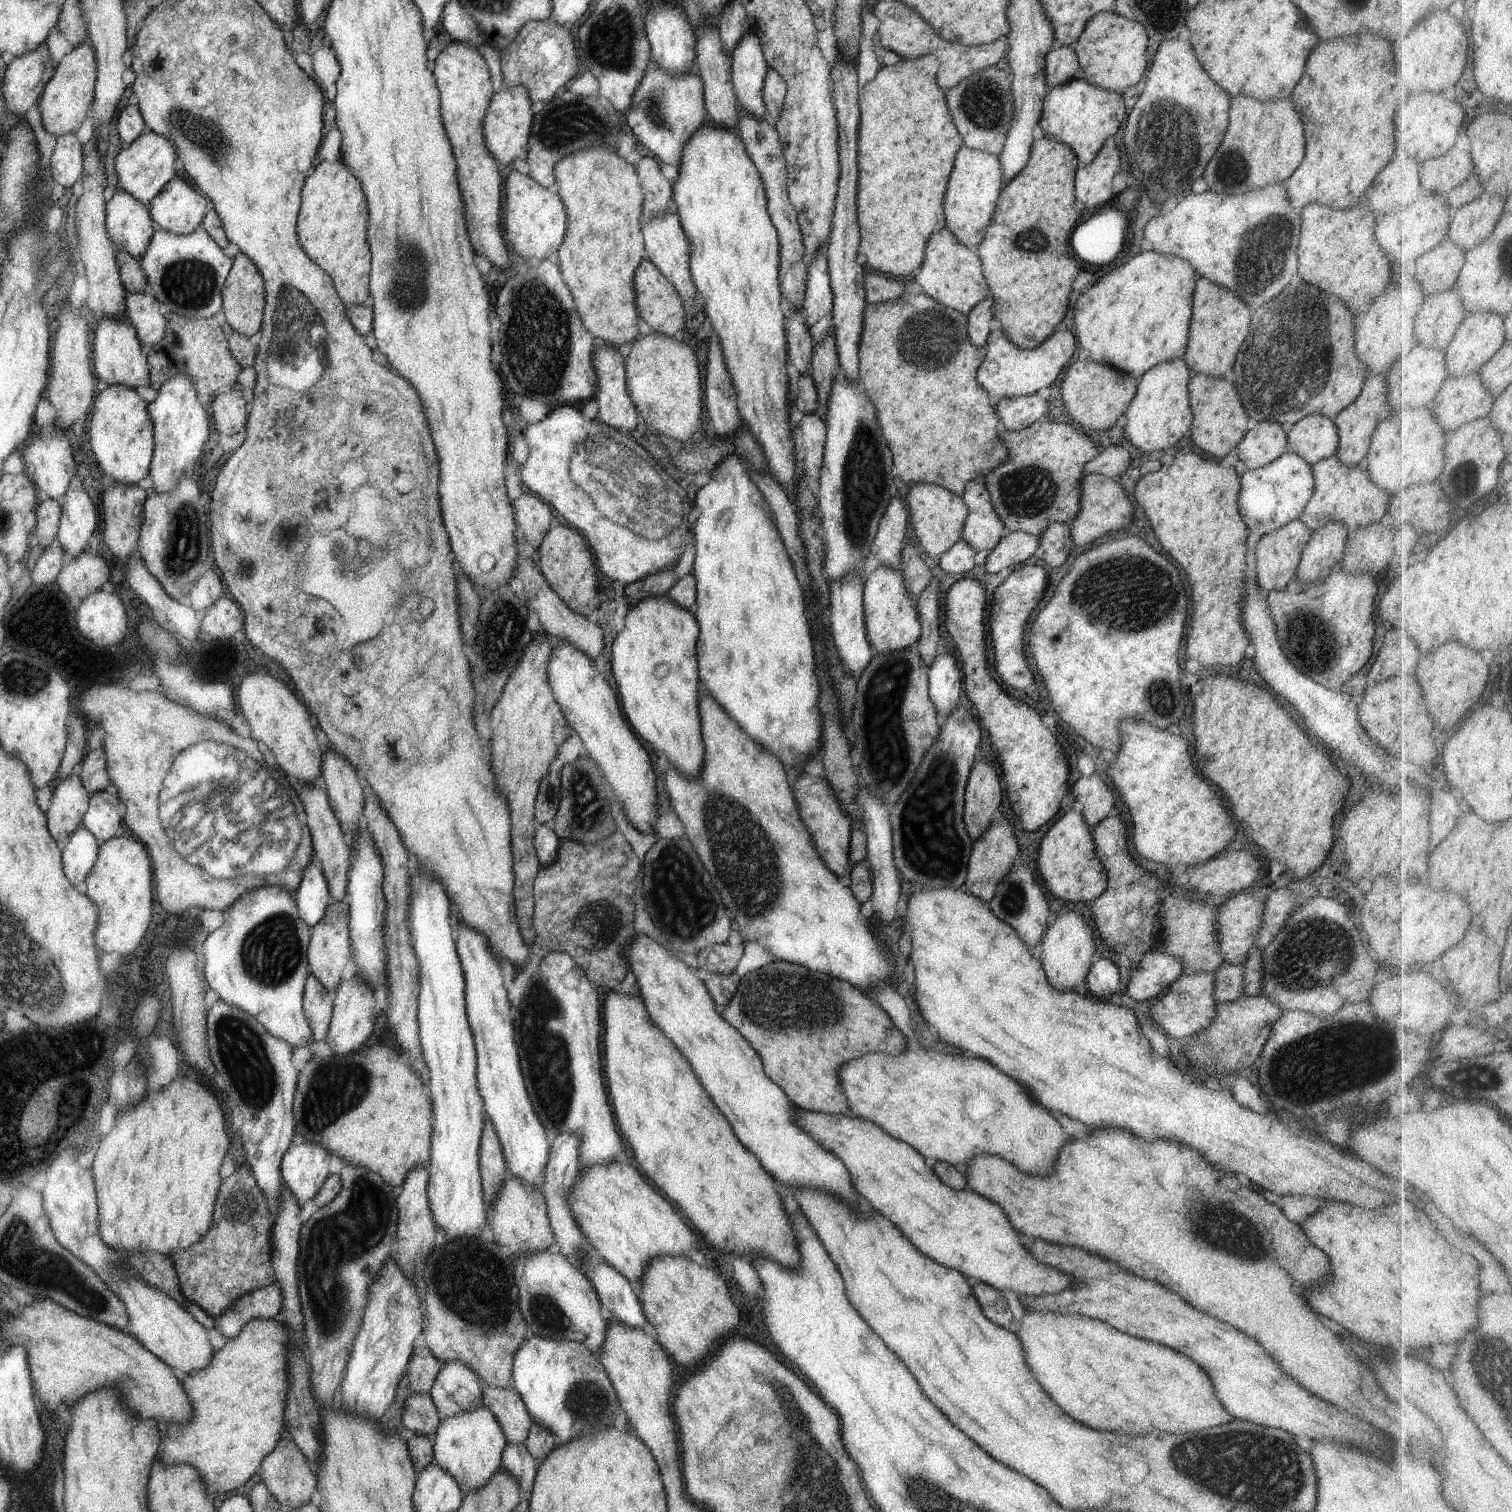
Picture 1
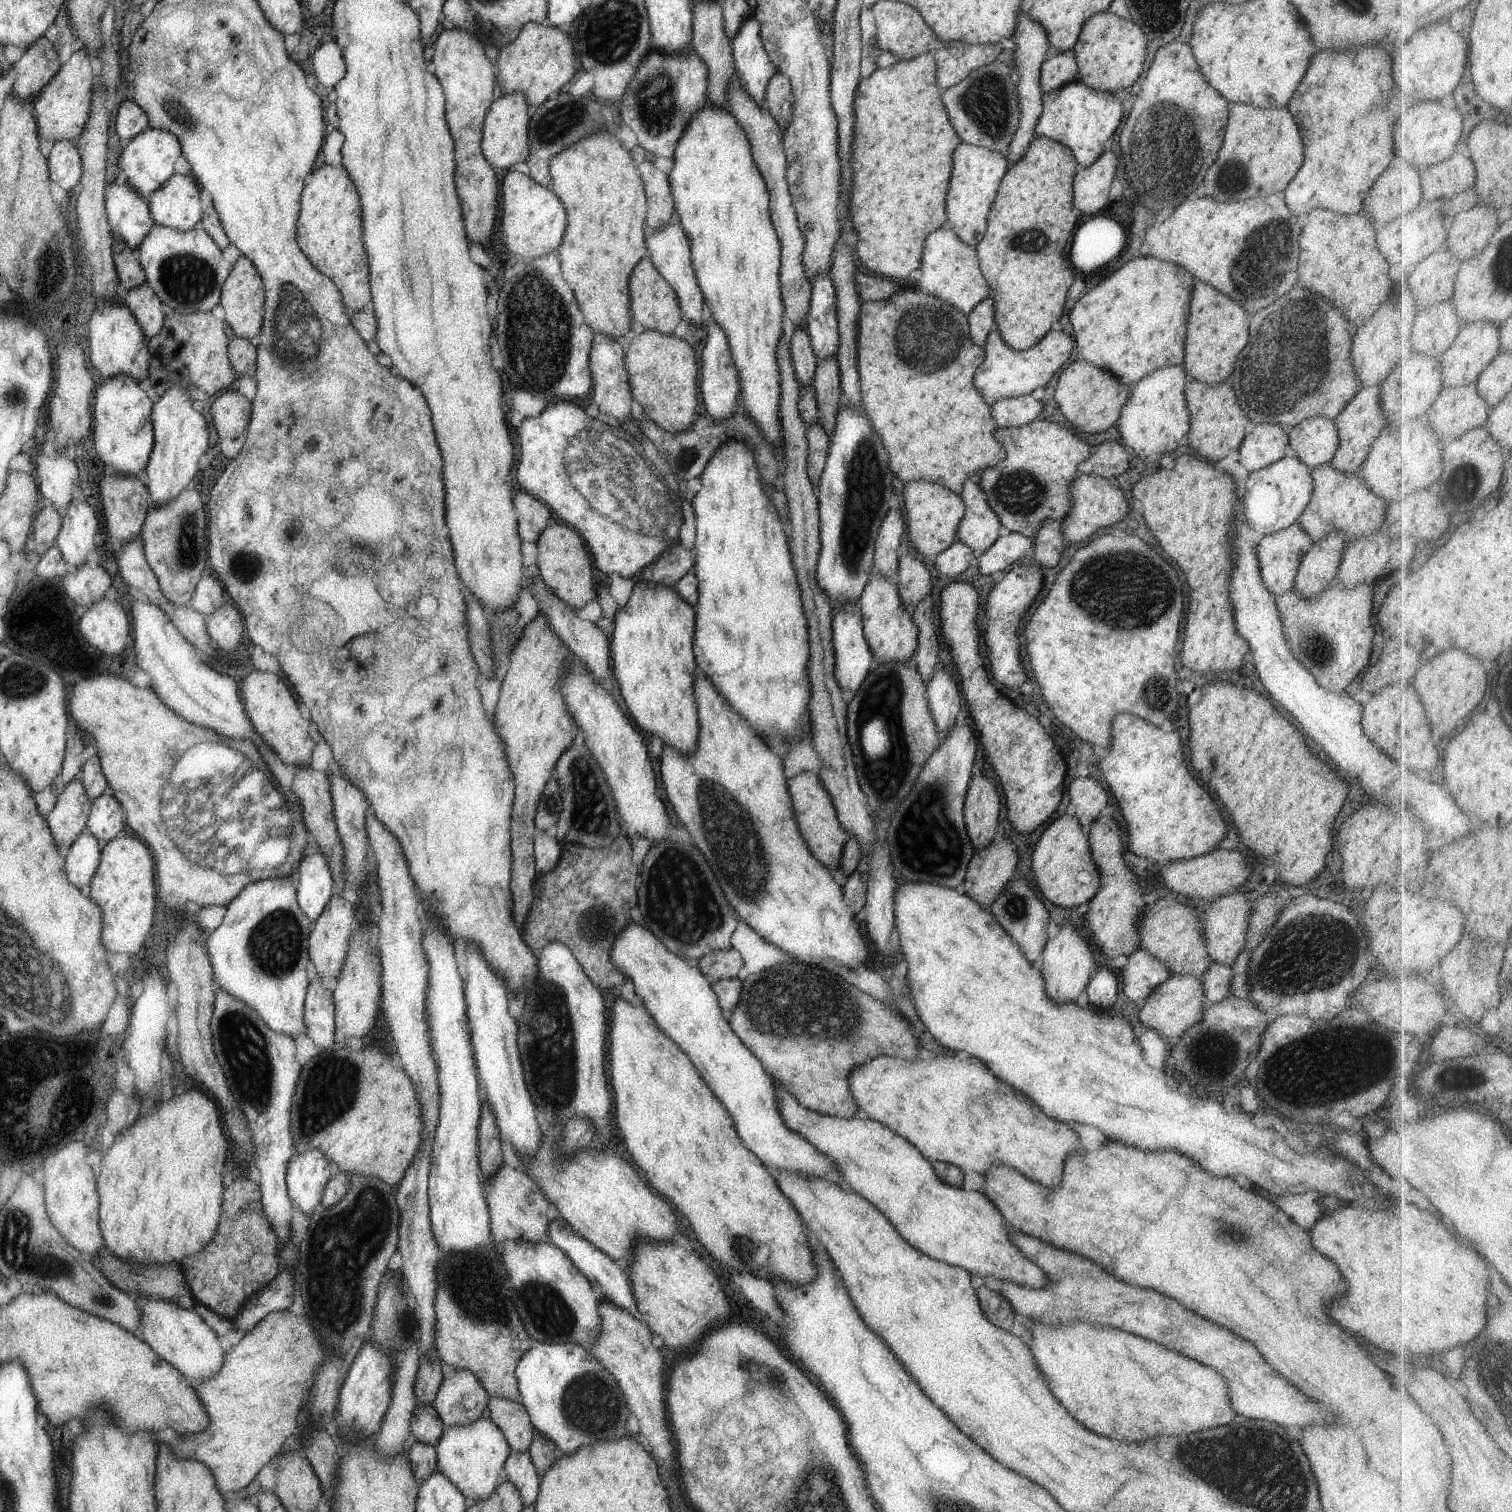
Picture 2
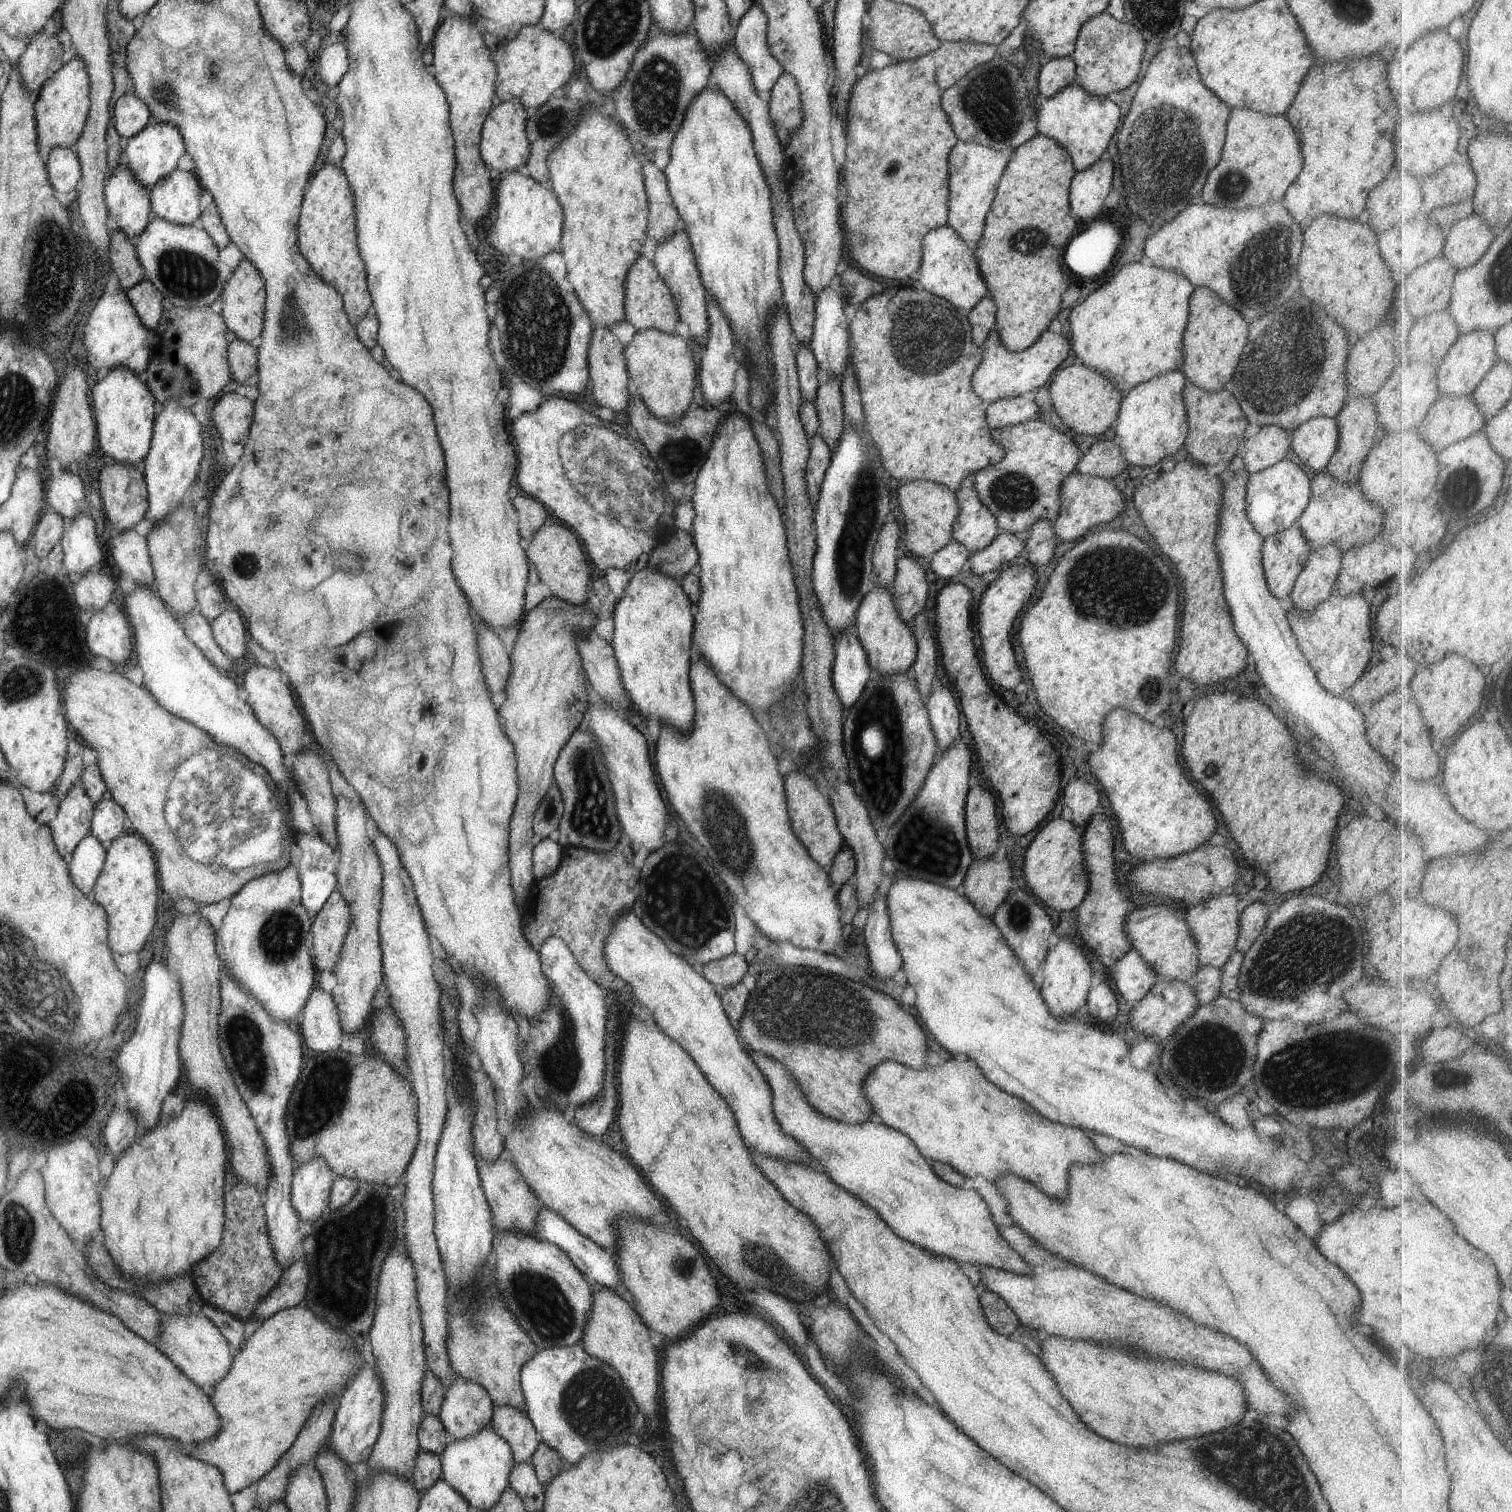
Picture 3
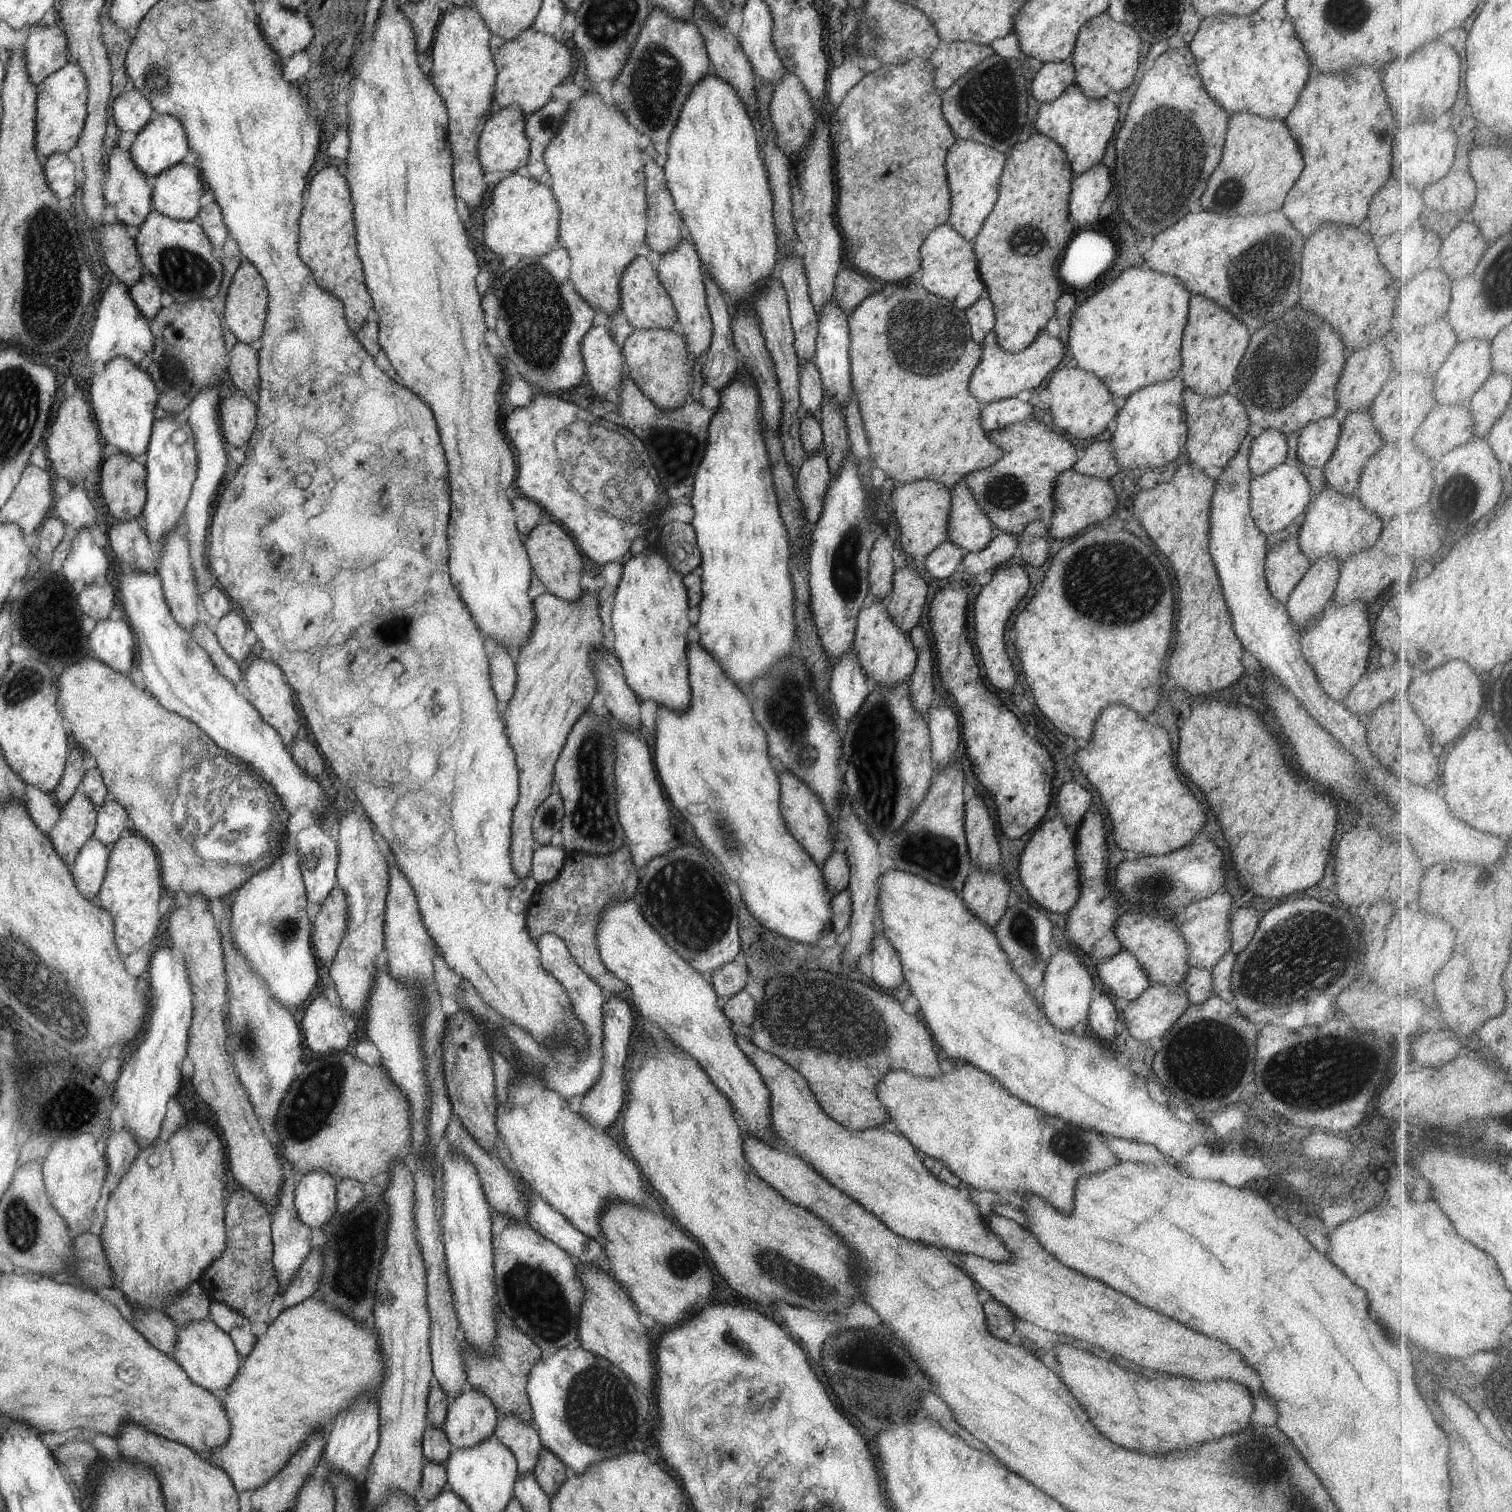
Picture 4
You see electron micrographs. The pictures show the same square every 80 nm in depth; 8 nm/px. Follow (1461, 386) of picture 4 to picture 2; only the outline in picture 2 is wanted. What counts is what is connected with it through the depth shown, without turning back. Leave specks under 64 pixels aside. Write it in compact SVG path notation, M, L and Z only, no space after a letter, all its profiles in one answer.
M1478 322L1466 326L1454 348L1446 354L1446 386L1478 383L1482 373L1502 352L1501 332L1496 324Z

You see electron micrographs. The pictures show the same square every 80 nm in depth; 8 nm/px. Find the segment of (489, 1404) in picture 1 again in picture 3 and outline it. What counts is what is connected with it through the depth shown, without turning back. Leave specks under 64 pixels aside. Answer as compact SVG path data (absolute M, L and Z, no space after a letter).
M495 1405L490 1428L511 1446L516 1463L530 1462L541 1445L537 1430L528 1415L514 1407Z

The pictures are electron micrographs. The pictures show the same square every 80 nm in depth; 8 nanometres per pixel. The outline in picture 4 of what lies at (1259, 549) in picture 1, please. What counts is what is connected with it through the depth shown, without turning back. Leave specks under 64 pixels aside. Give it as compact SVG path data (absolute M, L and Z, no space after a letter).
M1297 534L1287 536L1267 549L1265 577L1270 594L1282 604L1309 571L1309 558L1301 551Z

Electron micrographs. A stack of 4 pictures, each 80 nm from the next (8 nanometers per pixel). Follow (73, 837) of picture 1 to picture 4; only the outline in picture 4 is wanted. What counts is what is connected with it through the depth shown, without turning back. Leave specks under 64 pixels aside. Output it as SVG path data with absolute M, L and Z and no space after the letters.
M92 836L80 849L72 866L78 888L90 900L97 901L102 883L105 882L105 874L109 870L109 854L110 847Z

